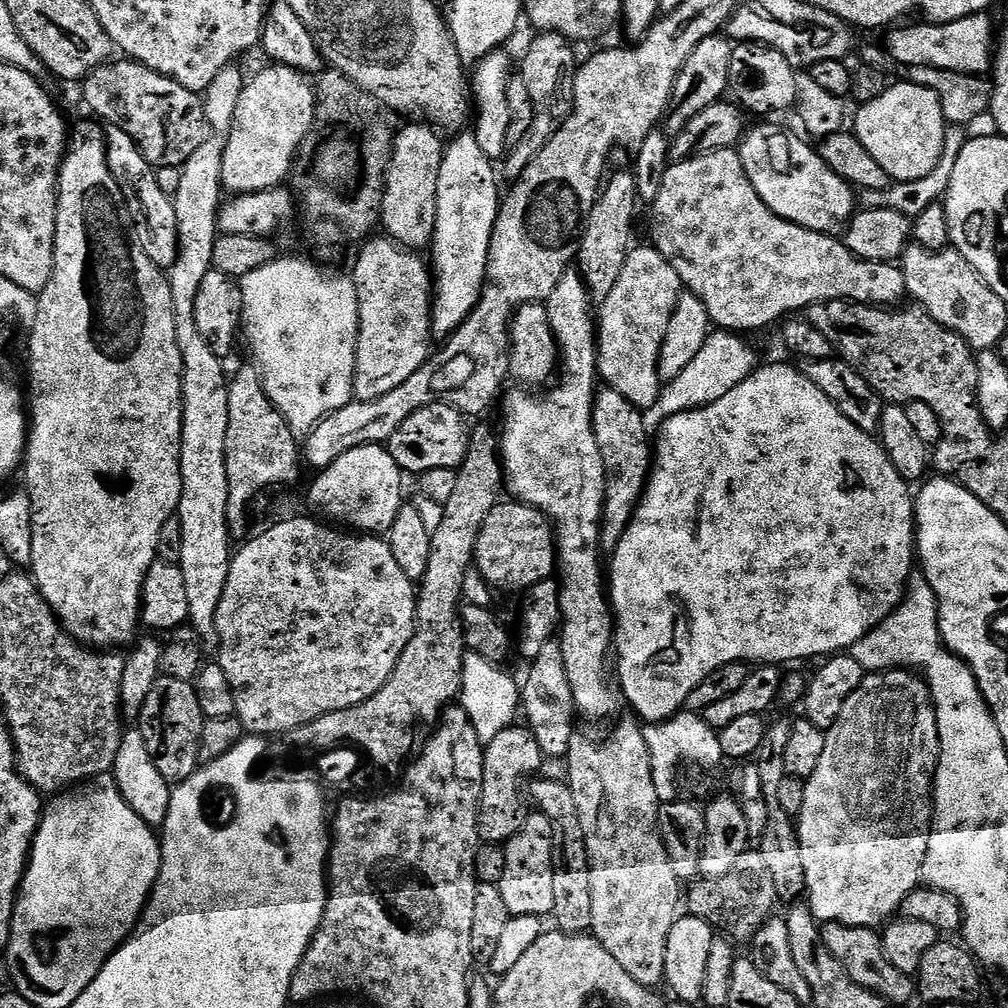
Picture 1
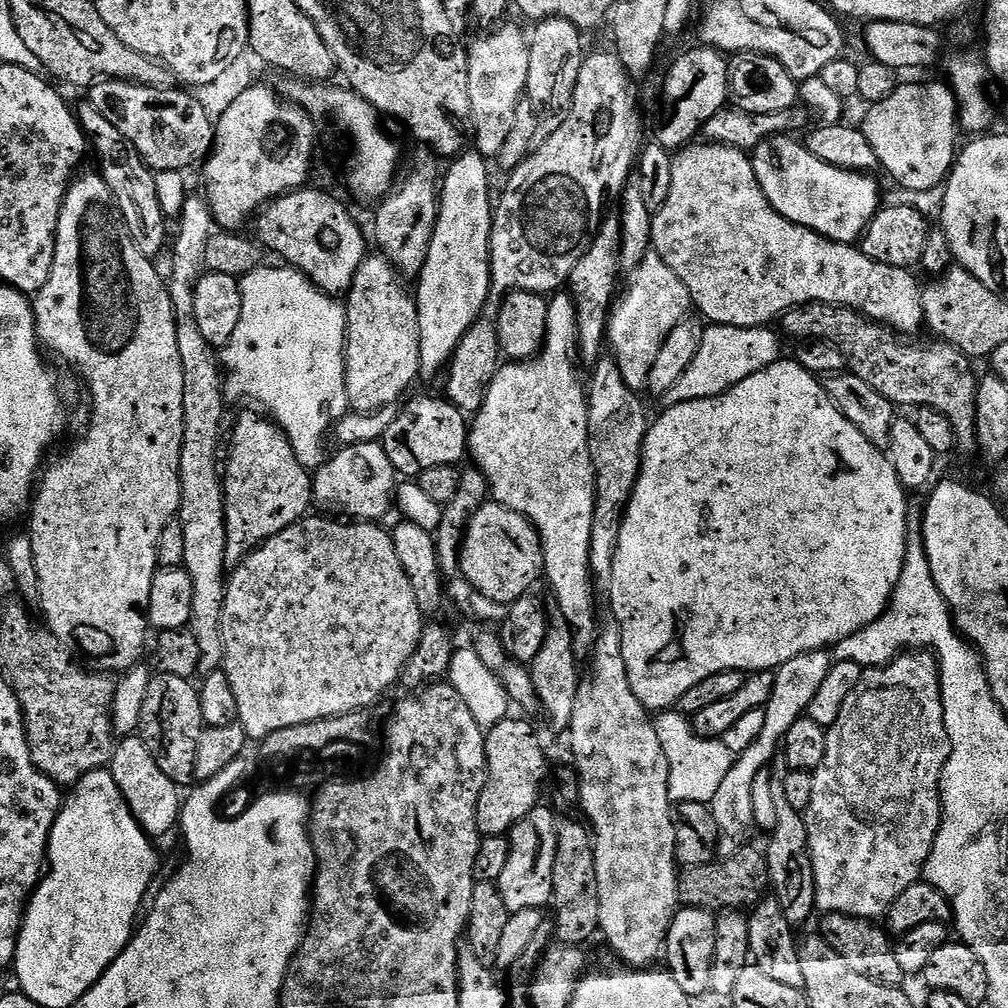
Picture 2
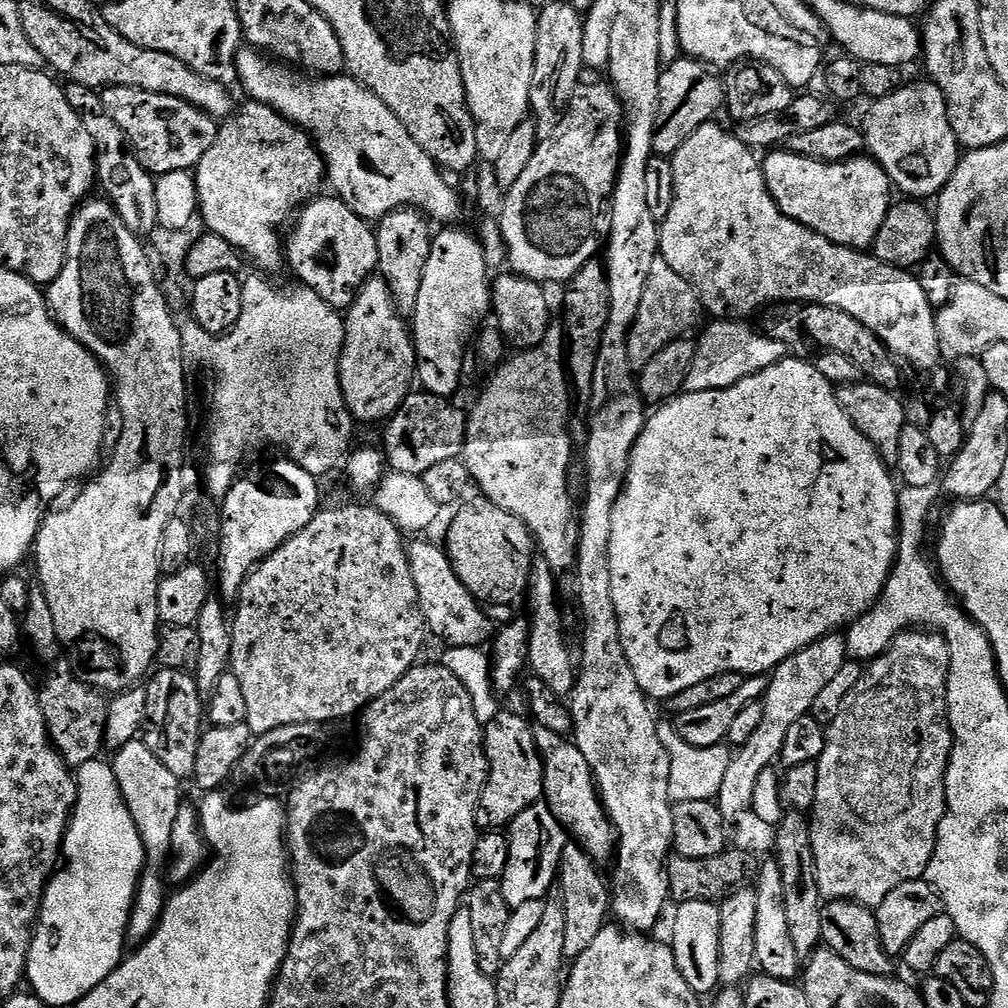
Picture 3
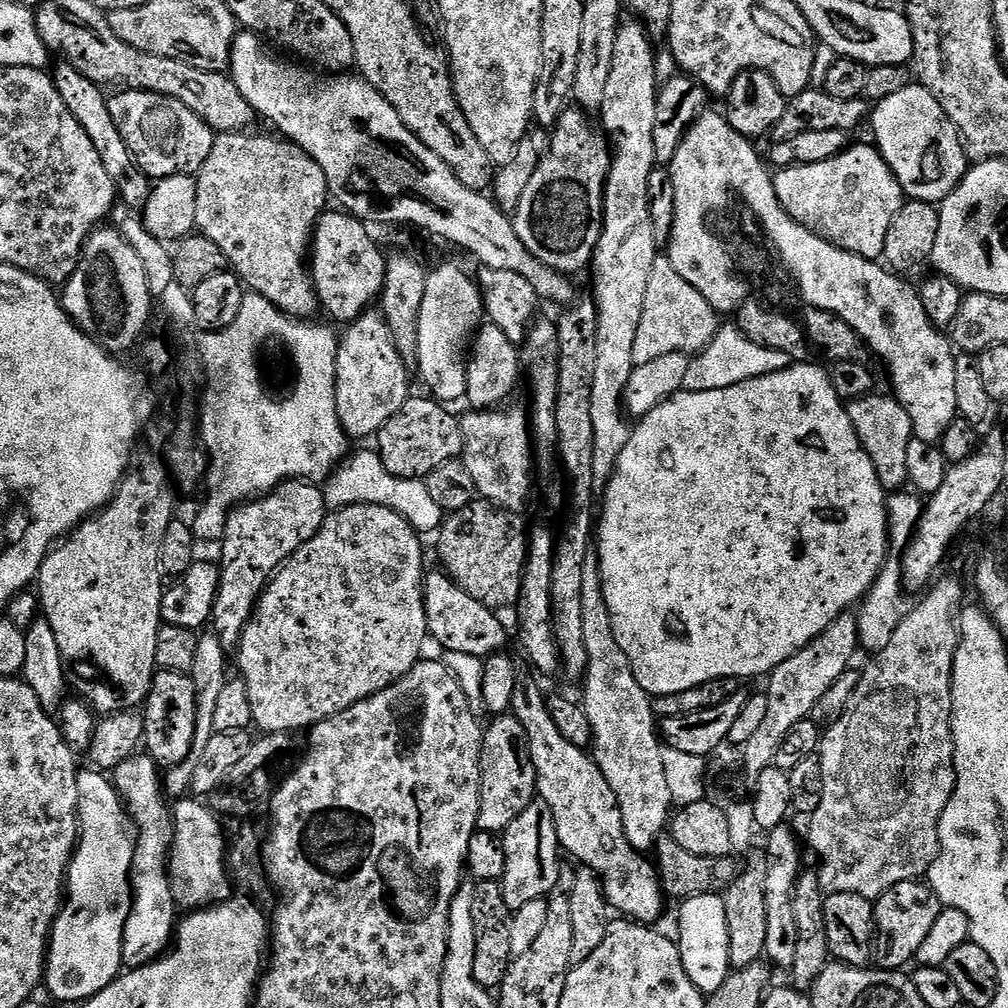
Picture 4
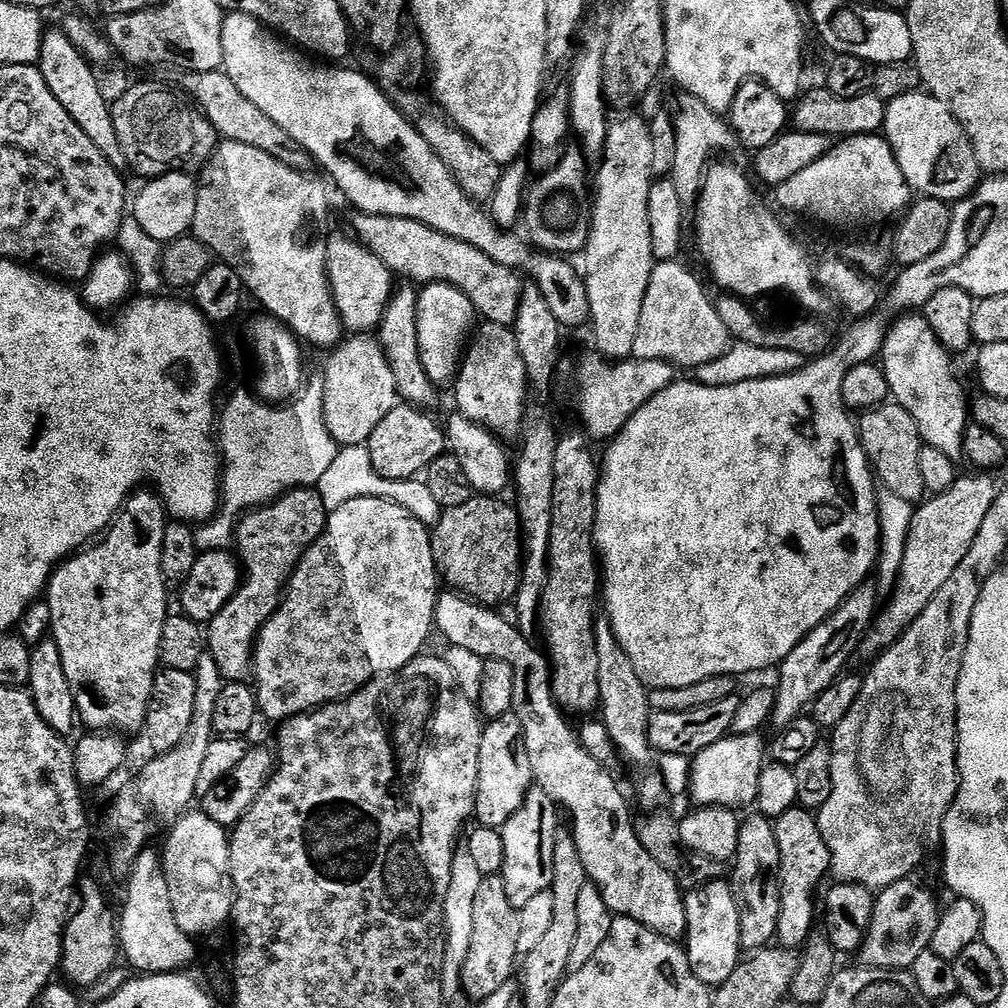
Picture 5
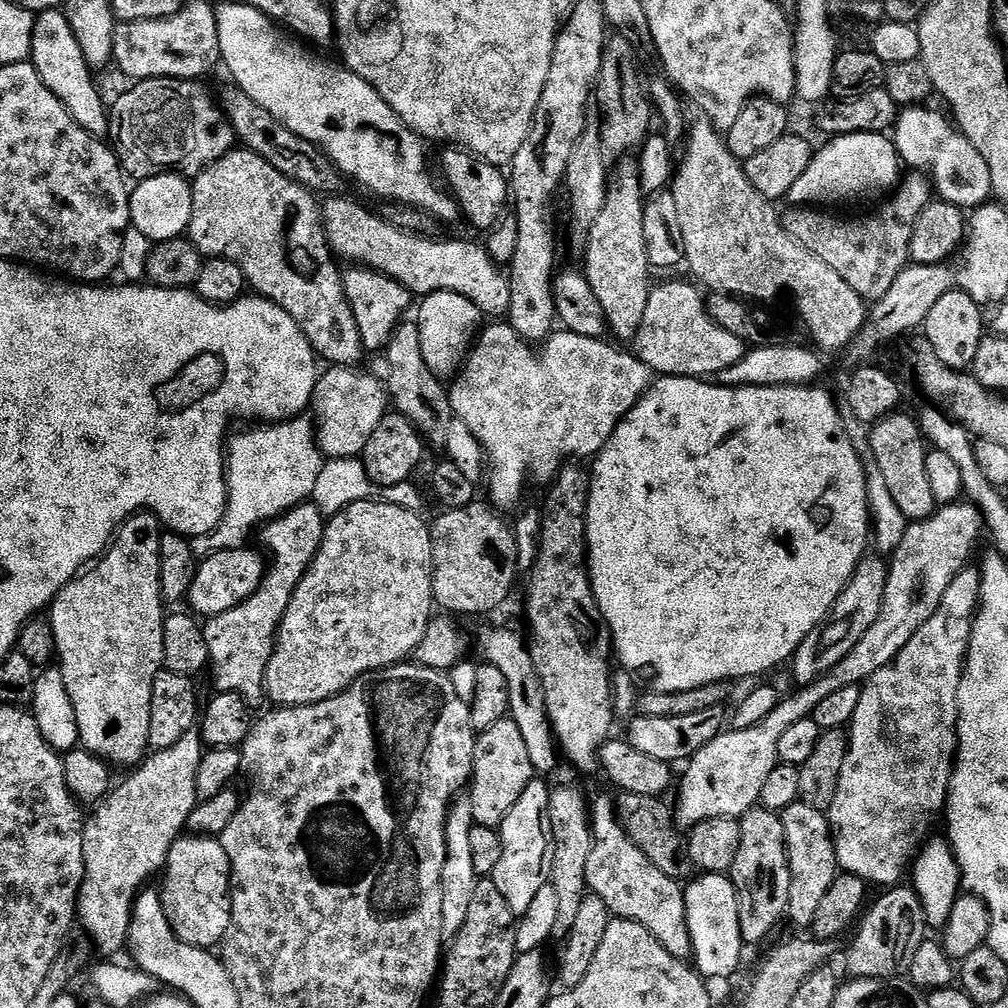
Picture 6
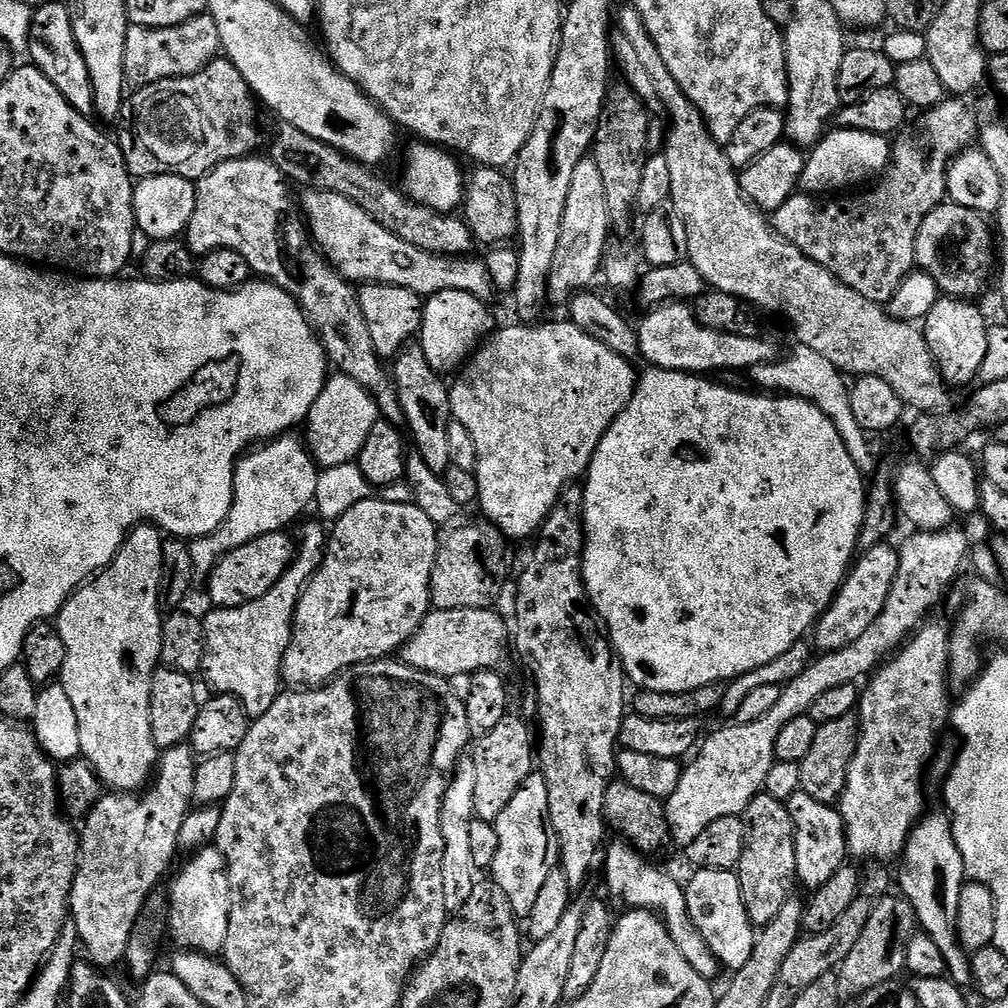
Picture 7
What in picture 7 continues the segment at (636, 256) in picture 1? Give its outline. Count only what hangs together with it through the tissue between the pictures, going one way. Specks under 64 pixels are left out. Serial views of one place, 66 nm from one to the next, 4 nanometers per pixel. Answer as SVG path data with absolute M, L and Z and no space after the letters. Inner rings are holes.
M673 302L653 307L652 312L638 324L640 356L648 359L653 368L668 368L671 372L689 374L712 374L719 368L744 368L750 370L755 364L765 364L770 359L768 344L756 334L735 336L729 332L715 332L696 319L695 311L684 302Z

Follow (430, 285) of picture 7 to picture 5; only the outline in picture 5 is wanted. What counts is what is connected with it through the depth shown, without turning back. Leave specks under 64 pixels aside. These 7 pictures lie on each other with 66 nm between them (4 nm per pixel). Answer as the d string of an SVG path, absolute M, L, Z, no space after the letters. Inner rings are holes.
M356 212L353 217L351 231L356 239L378 254L397 277L404 276L400 278L417 286L450 284L466 293L481 321L503 328L515 325L525 285L521 273L515 268L502 266L502 262L494 262L494 258L482 254L478 246L450 238L417 220L371 216L365 212Z

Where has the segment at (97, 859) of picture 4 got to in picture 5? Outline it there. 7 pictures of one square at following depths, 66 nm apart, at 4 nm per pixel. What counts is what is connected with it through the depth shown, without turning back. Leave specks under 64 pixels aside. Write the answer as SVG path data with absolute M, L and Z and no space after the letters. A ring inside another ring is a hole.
M86 884L82 888L84 905L81 908L79 905L73 911L64 929L64 952L60 958L60 968L65 976L63 979L77 989L87 989L98 982L107 972L112 971L118 960L117 917L108 909L108 900L103 890L96 884Z

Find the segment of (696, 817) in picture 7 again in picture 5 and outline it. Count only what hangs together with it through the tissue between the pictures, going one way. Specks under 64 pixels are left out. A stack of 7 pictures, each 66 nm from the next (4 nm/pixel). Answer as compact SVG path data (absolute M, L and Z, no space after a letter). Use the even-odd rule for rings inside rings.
M957 475L950 490L929 495L913 511L896 586L887 597L888 605L879 609L858 649L859 657L862 656L866 662L896 643L898 637L919 618L922 610L926 610L930 598L934 598L938 589L950 580L958 562L966 558L966 550L970 550L974 537L982 527L986 510L994 506L998 491L998 484L988 477L991 475L972 475L976 476ZM761 733L746 736L729 734L714 742L714 746L706 746L706 750L691 757L691 803L702 808L722 806L733 810L753 805L758 794L758 778L766 763L766 740L764 744L762 737Z

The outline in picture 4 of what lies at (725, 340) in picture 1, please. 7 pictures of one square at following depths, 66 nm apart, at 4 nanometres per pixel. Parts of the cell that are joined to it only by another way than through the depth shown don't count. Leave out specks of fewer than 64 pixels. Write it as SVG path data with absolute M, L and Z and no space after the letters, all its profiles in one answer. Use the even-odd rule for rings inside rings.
M722 326L714 334L712 341L689 359L684 388L690 392L722 390L730 386L738 386L747 380L762 378L766 374L774 374L791 363L793 361L790 354L782 350L758 346L758 342L746 338L746 334L738 327Z

